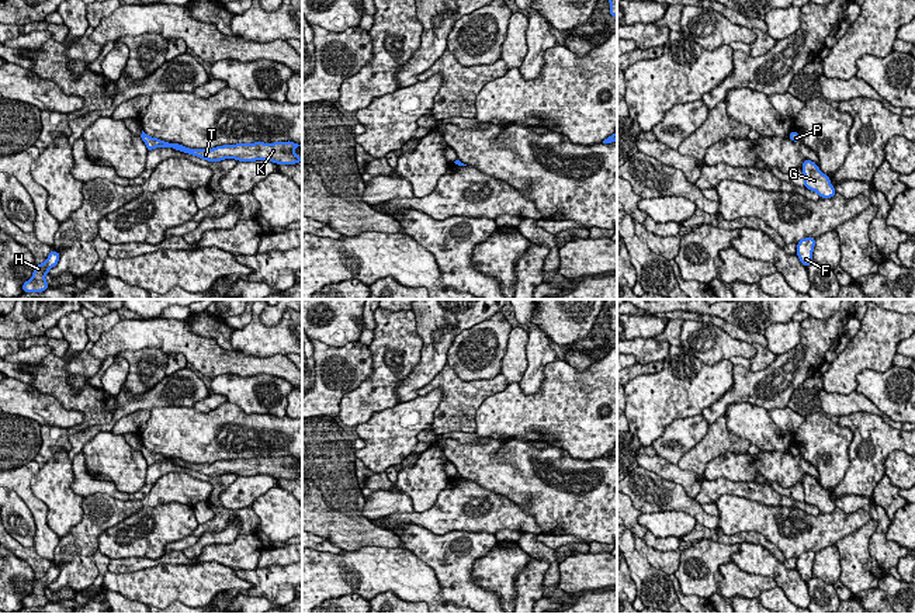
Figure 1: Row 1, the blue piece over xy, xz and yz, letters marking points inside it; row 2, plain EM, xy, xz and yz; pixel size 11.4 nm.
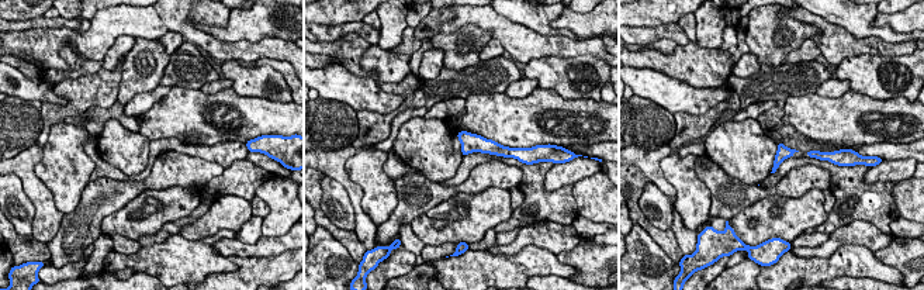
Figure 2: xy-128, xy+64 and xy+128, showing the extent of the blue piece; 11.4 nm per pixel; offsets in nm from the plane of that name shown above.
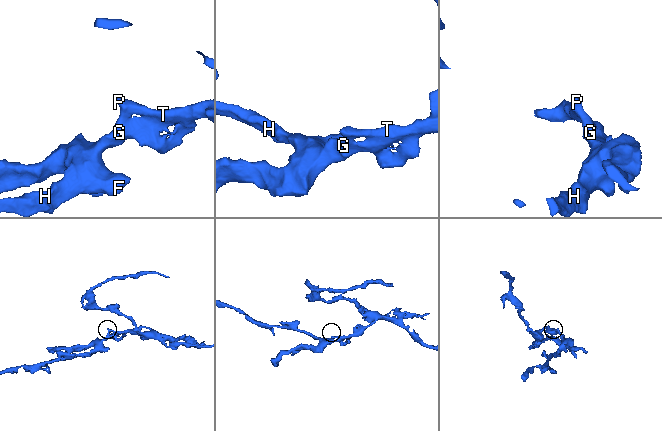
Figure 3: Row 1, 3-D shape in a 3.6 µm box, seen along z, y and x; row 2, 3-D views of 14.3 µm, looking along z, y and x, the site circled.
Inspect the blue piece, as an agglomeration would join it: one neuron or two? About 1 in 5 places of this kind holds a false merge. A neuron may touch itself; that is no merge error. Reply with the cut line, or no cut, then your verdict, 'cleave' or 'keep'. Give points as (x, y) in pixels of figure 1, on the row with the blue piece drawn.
no cut; keep

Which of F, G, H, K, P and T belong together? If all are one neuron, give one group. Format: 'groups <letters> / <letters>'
groups F G H K P T

